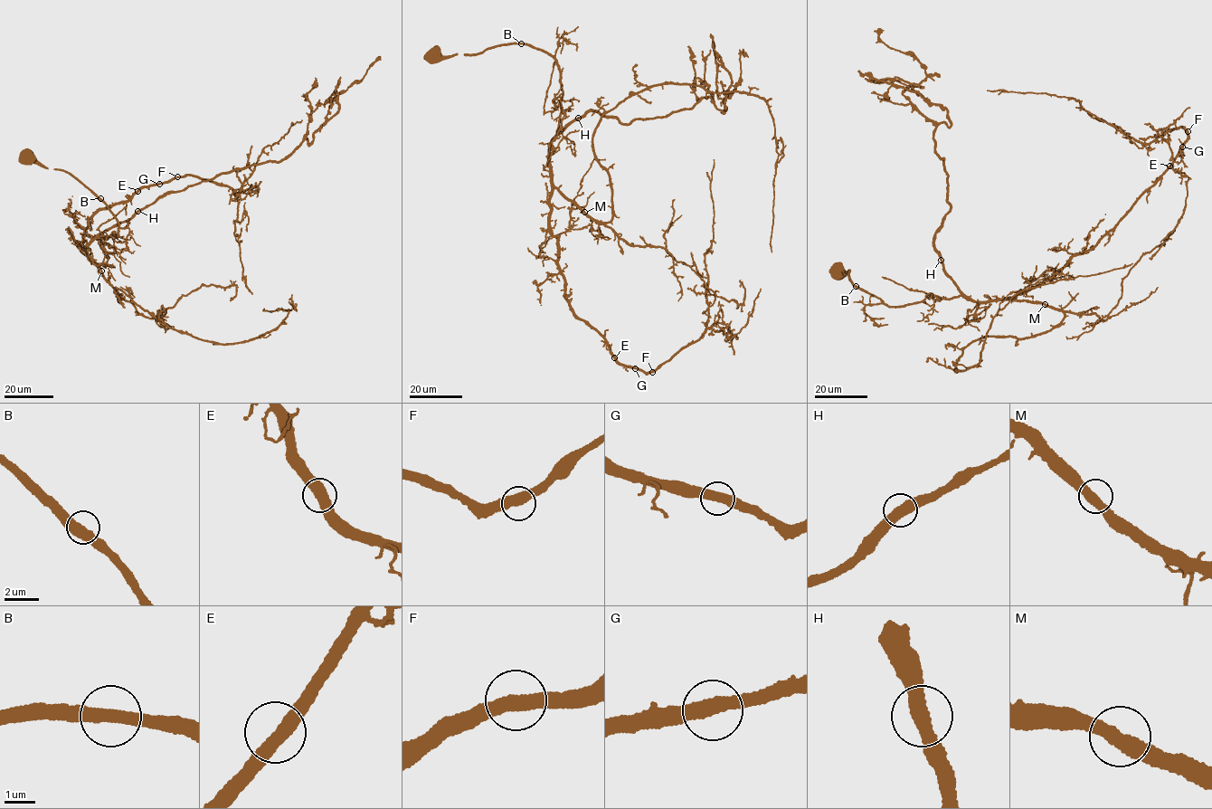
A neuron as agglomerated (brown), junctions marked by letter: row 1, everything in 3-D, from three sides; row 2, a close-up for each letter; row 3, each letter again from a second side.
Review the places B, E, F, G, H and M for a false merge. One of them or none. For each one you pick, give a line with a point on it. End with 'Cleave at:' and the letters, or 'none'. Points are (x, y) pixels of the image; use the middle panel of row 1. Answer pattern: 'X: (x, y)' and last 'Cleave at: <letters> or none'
Cleave at: none

